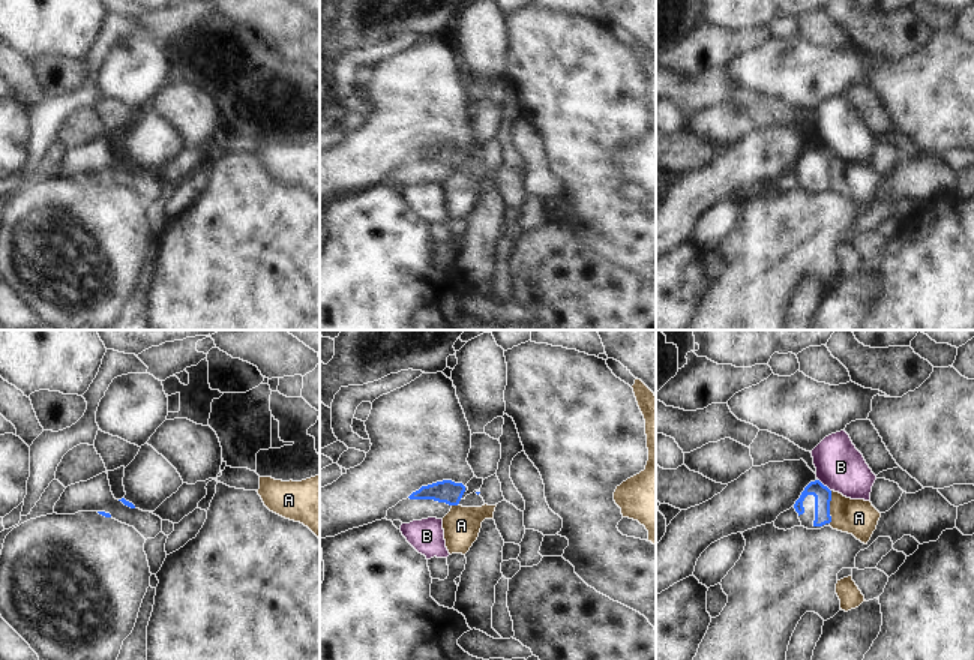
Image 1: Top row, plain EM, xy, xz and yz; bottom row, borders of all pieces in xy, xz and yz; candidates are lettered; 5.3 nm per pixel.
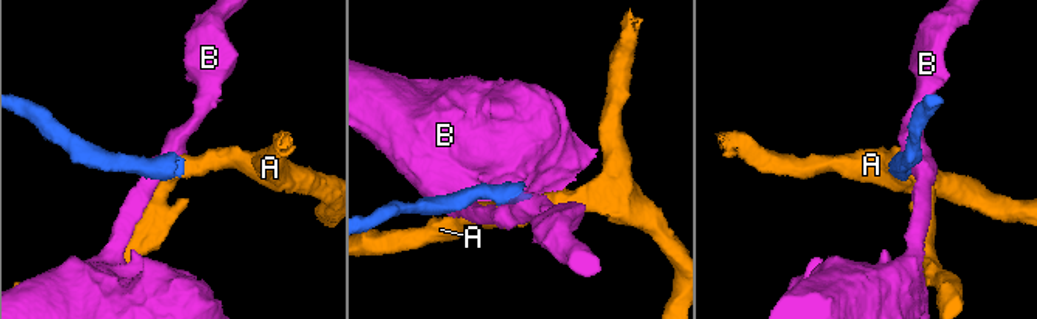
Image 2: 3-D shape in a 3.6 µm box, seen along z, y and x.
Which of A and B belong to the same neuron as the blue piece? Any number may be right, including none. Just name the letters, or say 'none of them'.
none of them.

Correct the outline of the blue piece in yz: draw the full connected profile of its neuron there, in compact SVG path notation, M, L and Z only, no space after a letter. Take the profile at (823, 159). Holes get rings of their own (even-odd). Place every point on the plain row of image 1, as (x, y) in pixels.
M819 144L810 146L794 168L801 190L807 194L830 190L830 165L831 154Z

